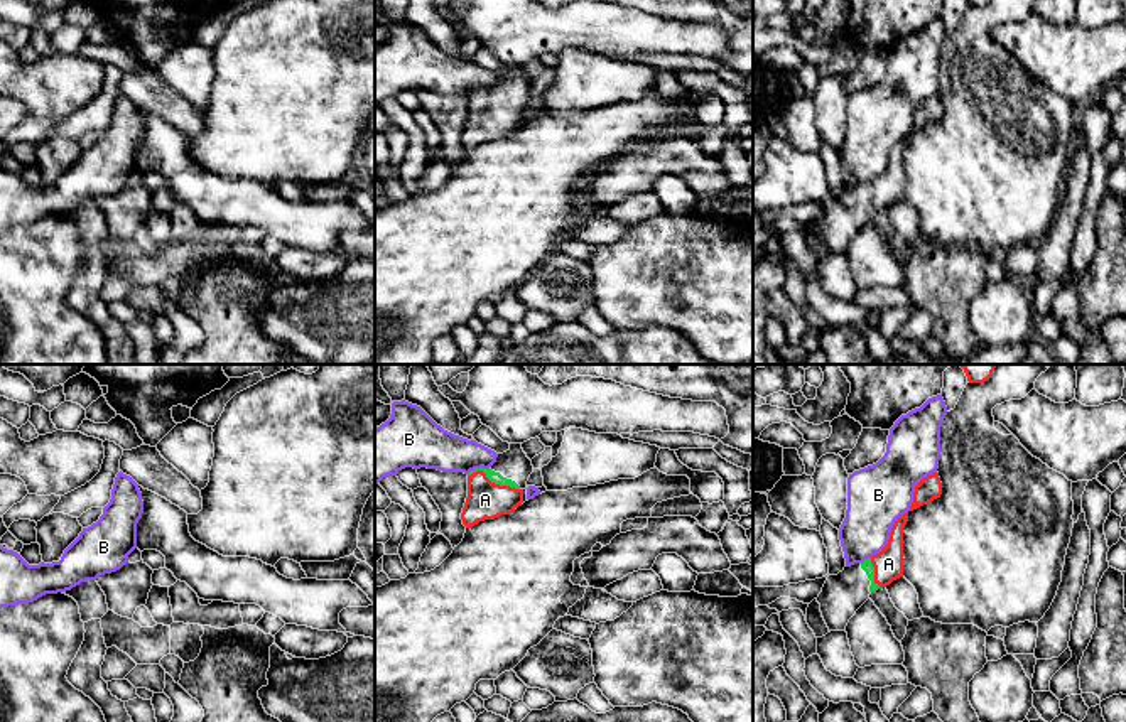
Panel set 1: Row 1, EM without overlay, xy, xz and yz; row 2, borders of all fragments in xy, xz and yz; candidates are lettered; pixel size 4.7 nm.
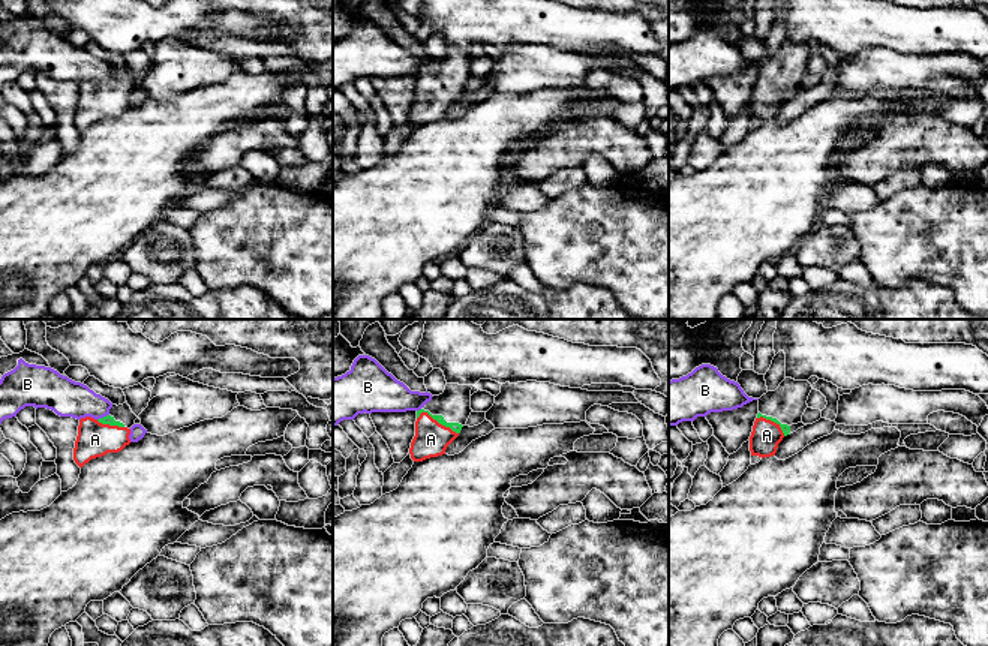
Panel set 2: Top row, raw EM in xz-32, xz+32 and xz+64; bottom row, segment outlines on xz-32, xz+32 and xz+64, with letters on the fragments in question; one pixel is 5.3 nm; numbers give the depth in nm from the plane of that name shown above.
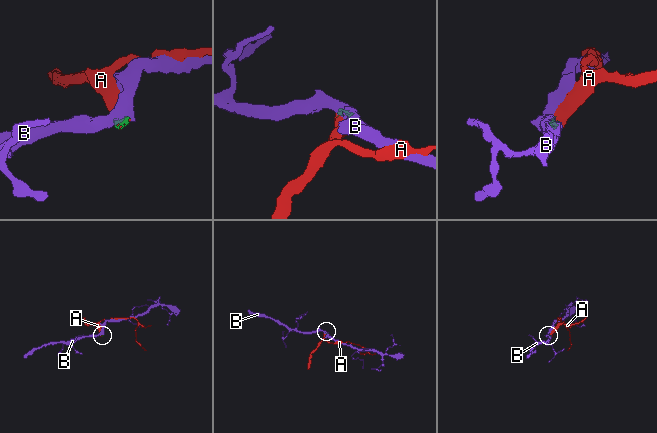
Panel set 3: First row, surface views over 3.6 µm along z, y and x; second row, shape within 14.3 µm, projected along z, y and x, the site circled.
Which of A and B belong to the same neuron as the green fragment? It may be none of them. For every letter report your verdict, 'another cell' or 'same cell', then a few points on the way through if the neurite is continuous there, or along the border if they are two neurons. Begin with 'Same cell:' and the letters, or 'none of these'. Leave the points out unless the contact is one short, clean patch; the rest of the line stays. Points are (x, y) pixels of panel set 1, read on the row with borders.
Same cell: A
A: same cell
B: another cell | along xz (488, 468), (475, 468), (468, 474)

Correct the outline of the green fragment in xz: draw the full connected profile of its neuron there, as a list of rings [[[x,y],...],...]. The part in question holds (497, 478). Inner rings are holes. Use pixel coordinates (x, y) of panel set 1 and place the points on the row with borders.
[[[510,444],[490,469],[471,471],[461,513],[463,525],[471,528],[479,521],[513,513],[523,503],[523,489],[532,472],[532,461],[522,444]]]

